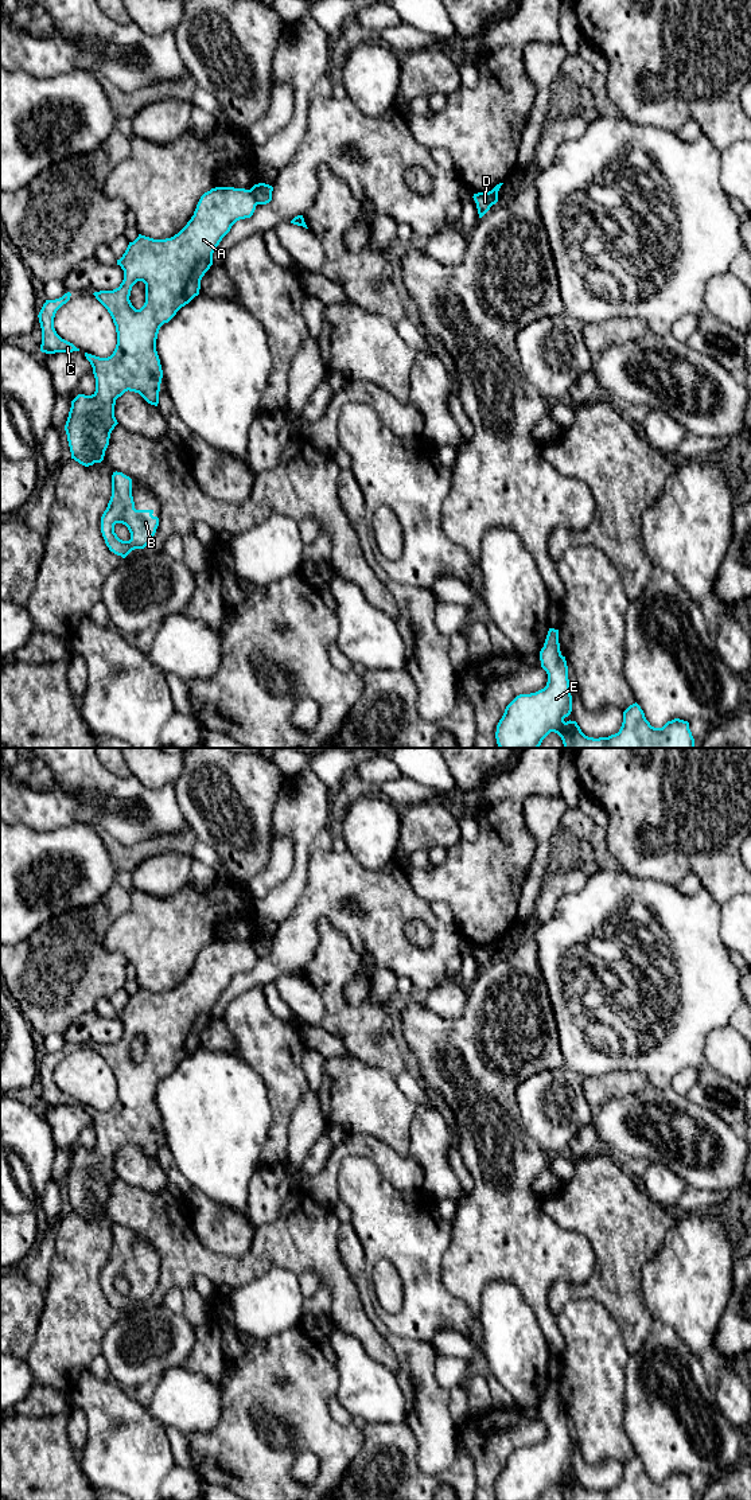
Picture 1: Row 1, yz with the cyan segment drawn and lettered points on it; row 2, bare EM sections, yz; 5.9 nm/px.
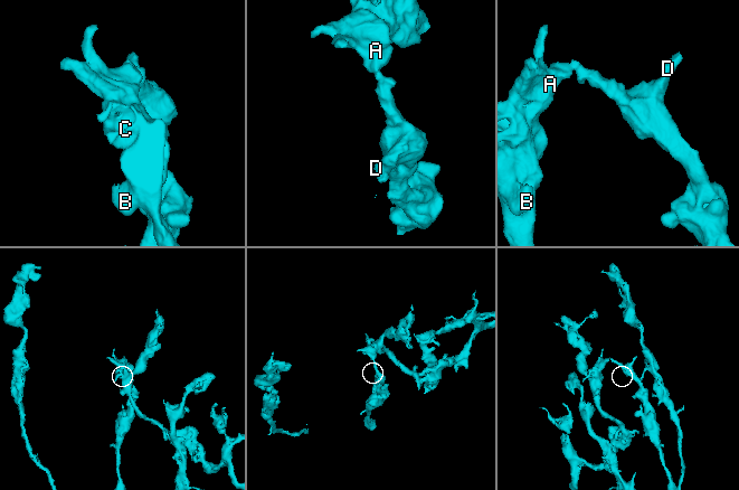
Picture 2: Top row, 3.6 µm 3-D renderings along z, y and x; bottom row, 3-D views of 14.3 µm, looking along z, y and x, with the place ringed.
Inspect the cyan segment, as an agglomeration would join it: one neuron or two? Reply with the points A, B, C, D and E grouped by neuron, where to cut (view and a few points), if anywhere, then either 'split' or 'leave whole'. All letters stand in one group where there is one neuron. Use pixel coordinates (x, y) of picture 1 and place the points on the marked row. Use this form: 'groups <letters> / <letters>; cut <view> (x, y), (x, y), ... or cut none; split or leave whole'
groups A B C / D E; cut yz (249, 190), (257, 203); split

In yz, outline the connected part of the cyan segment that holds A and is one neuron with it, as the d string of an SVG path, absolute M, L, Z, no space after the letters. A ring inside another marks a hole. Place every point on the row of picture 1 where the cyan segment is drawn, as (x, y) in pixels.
M215 187L201 196L194 215L174 237L153 239L139 234L133 242L129 242L122 257L117 260L117 265L124 270L124 280L120 287L113 291L93 293L113 319L117 344L108 358L85 352L93 367L96 391L92 396L78 394L71 401L65 425L71 459L85 467L104 460L110 433L118 424L114 417L116 400L125 391L139 393L148 404L157 406L163 378L156 351L159 330L182 307L199 295L201 280L213 265L214 250L237 221L253 215L256 206L250 190ZM137 281L145 284L145 303L140 309L136 309L129 300L132 287Z

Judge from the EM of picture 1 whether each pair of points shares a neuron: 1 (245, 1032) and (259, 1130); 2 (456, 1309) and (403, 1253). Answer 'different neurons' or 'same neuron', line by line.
1: different neurons
2: same neuron

